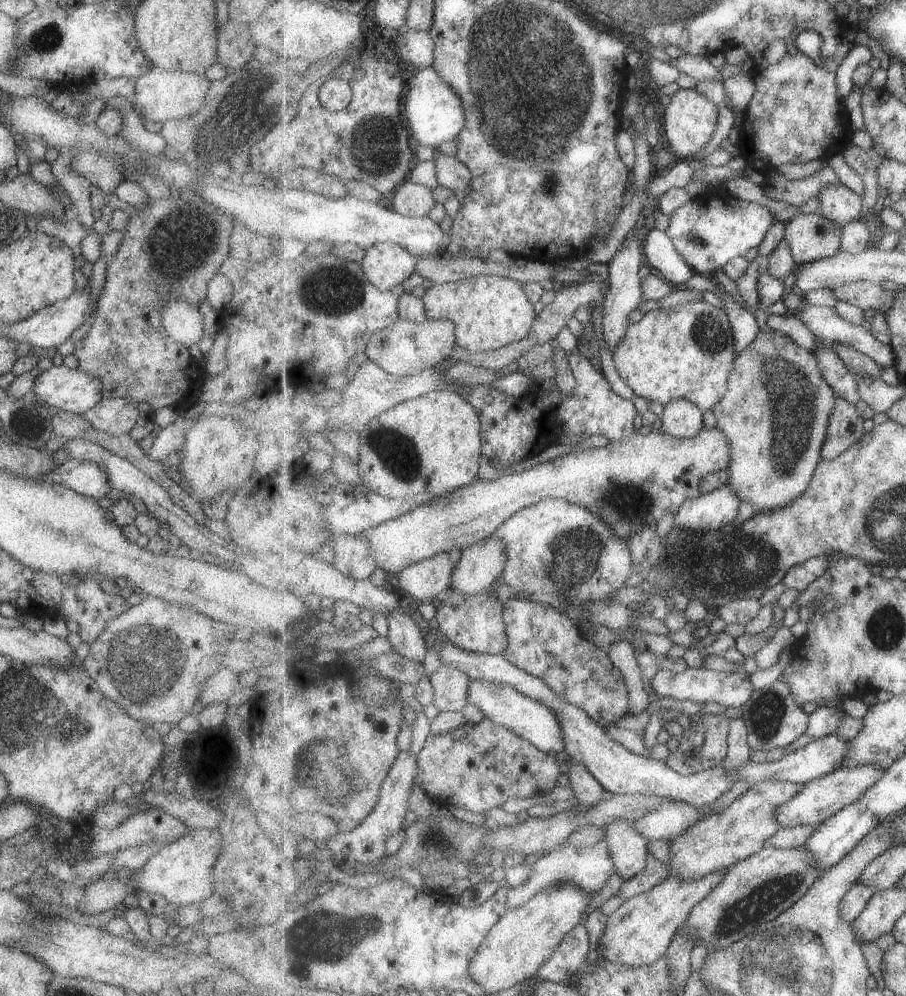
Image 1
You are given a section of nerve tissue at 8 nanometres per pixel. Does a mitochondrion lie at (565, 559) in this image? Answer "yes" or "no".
yes

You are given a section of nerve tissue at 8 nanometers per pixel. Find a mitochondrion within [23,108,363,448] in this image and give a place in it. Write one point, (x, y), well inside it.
(233, 128)

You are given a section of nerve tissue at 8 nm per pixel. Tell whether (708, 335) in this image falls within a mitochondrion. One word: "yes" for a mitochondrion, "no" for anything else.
yes

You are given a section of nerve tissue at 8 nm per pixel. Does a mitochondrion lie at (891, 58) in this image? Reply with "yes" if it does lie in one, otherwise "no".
no

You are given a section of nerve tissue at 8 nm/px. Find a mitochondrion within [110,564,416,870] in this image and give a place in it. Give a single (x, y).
(314, 753)

